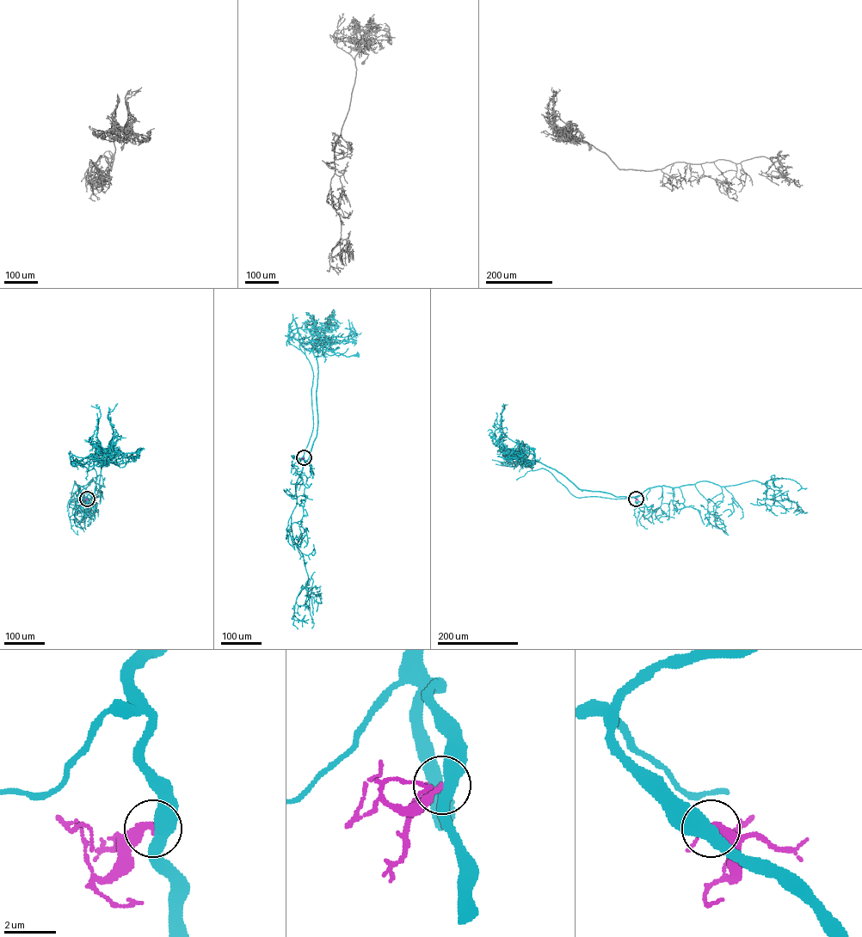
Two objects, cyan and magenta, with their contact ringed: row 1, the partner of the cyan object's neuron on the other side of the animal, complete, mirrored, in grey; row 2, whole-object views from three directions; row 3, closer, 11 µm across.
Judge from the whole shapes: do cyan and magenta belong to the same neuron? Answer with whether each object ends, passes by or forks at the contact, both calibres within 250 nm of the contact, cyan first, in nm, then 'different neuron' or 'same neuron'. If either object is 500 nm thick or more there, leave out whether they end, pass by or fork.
calibres 500 and 320 nm; different neuron

